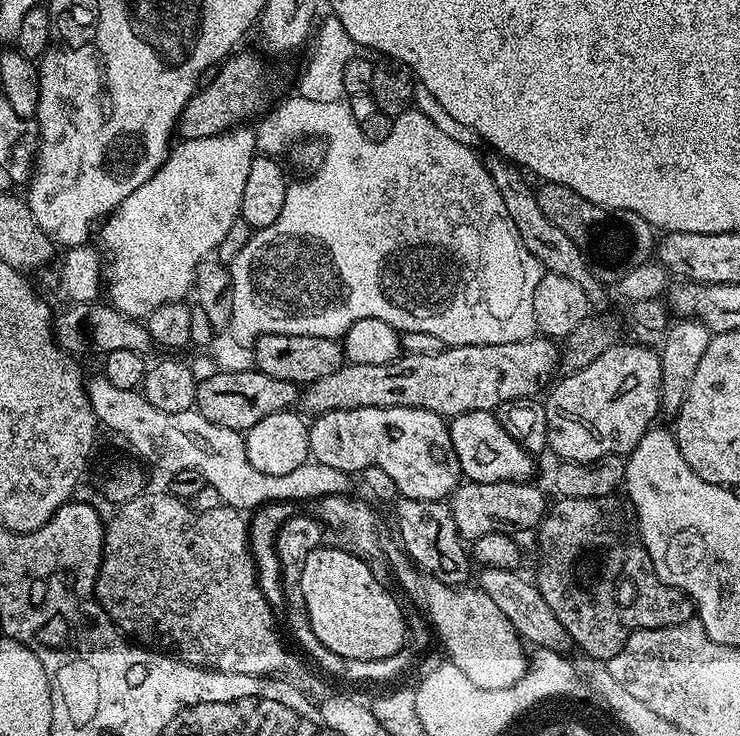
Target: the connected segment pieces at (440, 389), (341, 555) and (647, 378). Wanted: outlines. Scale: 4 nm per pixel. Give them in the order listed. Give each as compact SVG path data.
M536 334L531 340L518 342L457 348L444 346L439 349L441 352L416 352L413 356L402 354L394 362L386 362L382 366L358 366L346 362L341 368L334 370L334 374L326 374L326 378L318 378L318 382L307 385L301 391L298 404L305 413L312 412L311 414L359 408L421 408L451 418L474 410L492 412L509 404L511 400L535 397L540 384L549 383L548 375L558 368L562 360L561 349L552 344L555 343L551 339Z
M335 546L315 548L302 569L302 594L306 594L306 610L310 614L310 626L314 634L318 634L318 642L347 660L385 660L397 655L404 648L400 643L399 604L396 596L380 584L383 584L381 577L374 575L358 557L349 552Z
M617 342L611 344L602 354L598 354L598 358L594 358L594 362L590 362L590 366L582 366L582 370L567 373L556 385L551 385L552 393L549 394L548 400L543 401L546 410L546 422L548 423L548 448L554 455L560 456L561 461L569 464L577 464L578 462L594 462L603 456L611 456L613 454L628 454L635 448L636 443L641 440L648 429L653 427L655 416L661 415L660 410L660 391L662 390L662 366L660 365L660 353L655 347L647 348L644 344L623 344Z

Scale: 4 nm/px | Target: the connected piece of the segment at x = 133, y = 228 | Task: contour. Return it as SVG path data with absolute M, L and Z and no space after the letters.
M237 126L231 128L228 132L214 134L210 138L180 140L179 143L169 151L167 158L164 160L164 165L161 166L149 180L142 182L142 186L138 186L138 190L134 190L134 194L130 194L130 198L126 198L120 203L118 207L108 215L103 223L99 225L98 236L100 232L100 240L104 243L105 248L103 248L103 251L105 253L108 251L109 254L112 255L112 265L110 265L109 268L107 265L106 268L106 296L112 307L121 312L123 316L146 318L154 310L158 310L158 306L169 304L175 300L183 301L185 299L184 295L189 295L189 293L192 292L194 274L198 270L198 266L203 260L209 259L209 257L215 253L216 247L222 242L222 238L226 238L226 233L230 231L230 226L234 226L234 222L240 219L242 190L246 190L246 178L250 175L250 162L254 162L257 155L256 129L252 126Z

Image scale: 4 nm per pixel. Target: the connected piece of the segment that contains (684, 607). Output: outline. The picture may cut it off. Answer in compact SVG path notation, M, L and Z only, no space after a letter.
M613 494L602 498L560 498L555 502L538 525L540 569L534 575L534 583L542 598L546 598L546 606L562 622L569 641L577 644L584 656L610 661L633 632L642 628L669 628L693 619L692 599L658 578L650 554L640 540L633 509L625 497L623 500L620 494Z

